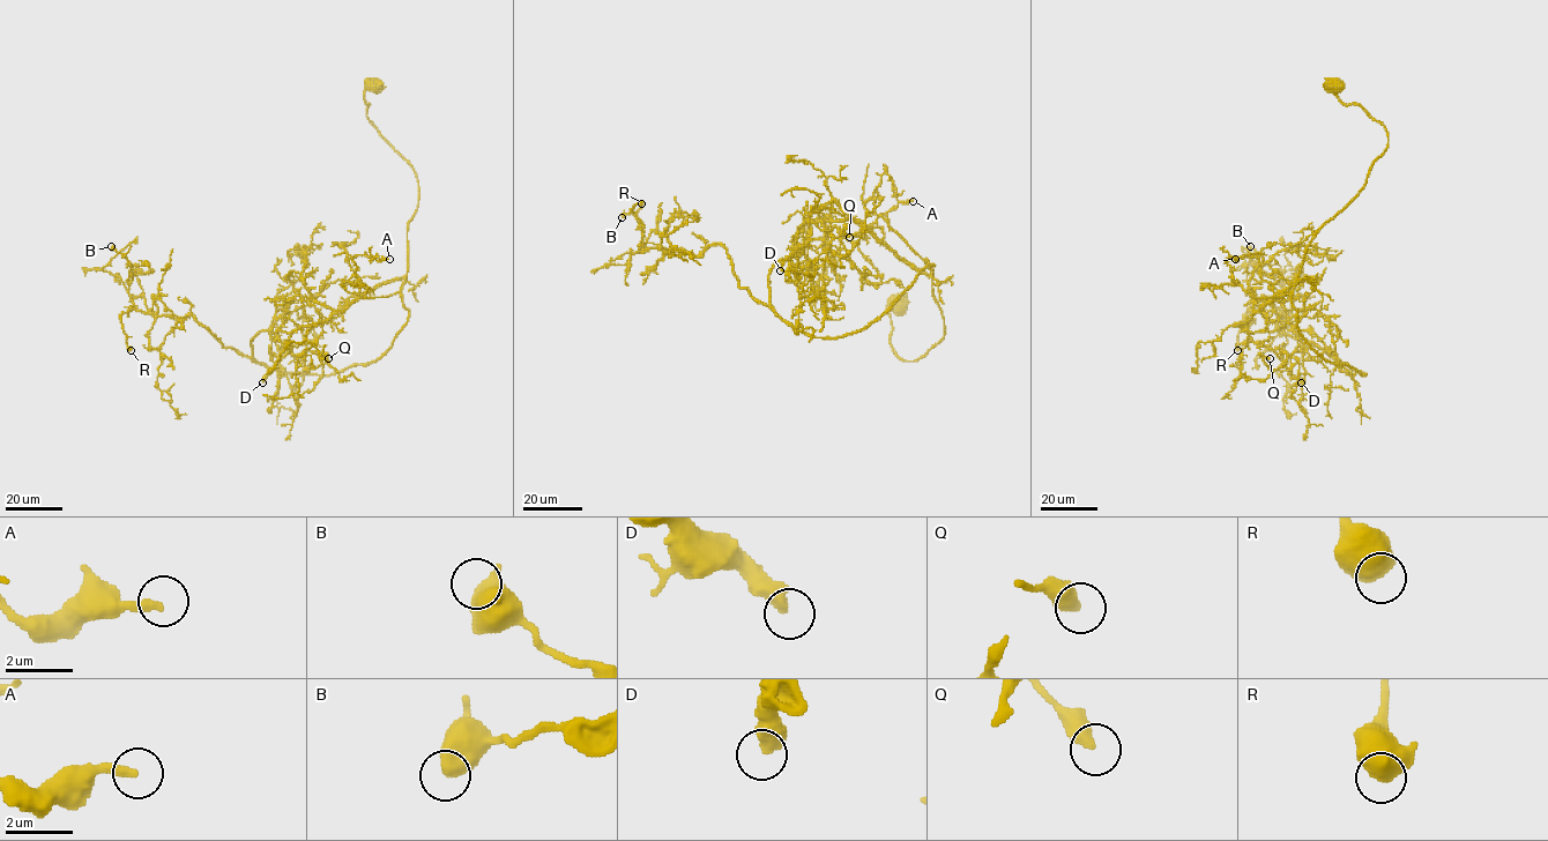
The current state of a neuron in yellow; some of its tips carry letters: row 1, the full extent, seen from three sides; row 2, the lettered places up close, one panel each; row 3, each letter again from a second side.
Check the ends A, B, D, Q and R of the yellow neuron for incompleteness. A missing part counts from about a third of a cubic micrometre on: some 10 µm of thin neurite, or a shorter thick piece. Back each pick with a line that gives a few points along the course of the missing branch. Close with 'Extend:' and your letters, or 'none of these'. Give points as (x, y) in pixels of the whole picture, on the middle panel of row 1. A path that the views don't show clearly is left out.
A: missing branch runs (913, 201), (939, 240)
Extend: A, D

